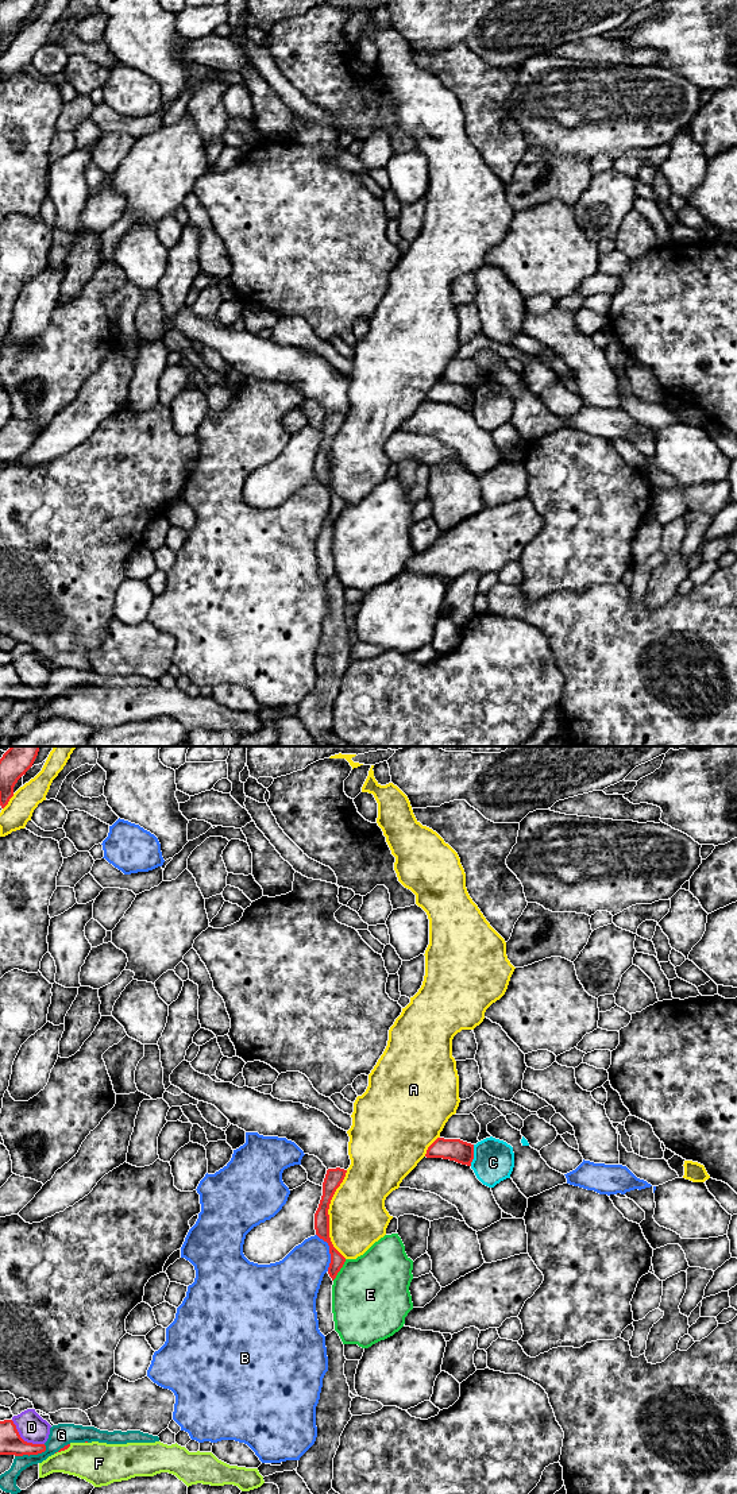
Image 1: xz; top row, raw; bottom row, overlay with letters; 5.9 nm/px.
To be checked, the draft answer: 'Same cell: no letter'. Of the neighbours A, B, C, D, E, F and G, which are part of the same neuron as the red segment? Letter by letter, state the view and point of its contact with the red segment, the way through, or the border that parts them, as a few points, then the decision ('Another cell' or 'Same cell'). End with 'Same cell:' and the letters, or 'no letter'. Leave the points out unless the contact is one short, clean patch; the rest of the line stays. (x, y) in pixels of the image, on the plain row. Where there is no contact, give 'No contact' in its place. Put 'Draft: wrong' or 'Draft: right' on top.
Draft: right
A: Touches red at xz (328, 459). Another cell
B: Touches red at xz (330, 495). Another cell
C: Touches red at xz (473, 400). Boundary: xz (474, 389), (474, 402), (470, 409). Another cell
D: Touches red at xz (23, 684). Another cell
E: Touches red at xz (339, 514). Another cell
F: Touches red at xz (62, 694). Another cell
G: Touches red at xz (31, 698). Another cell
Same cell: no letter

